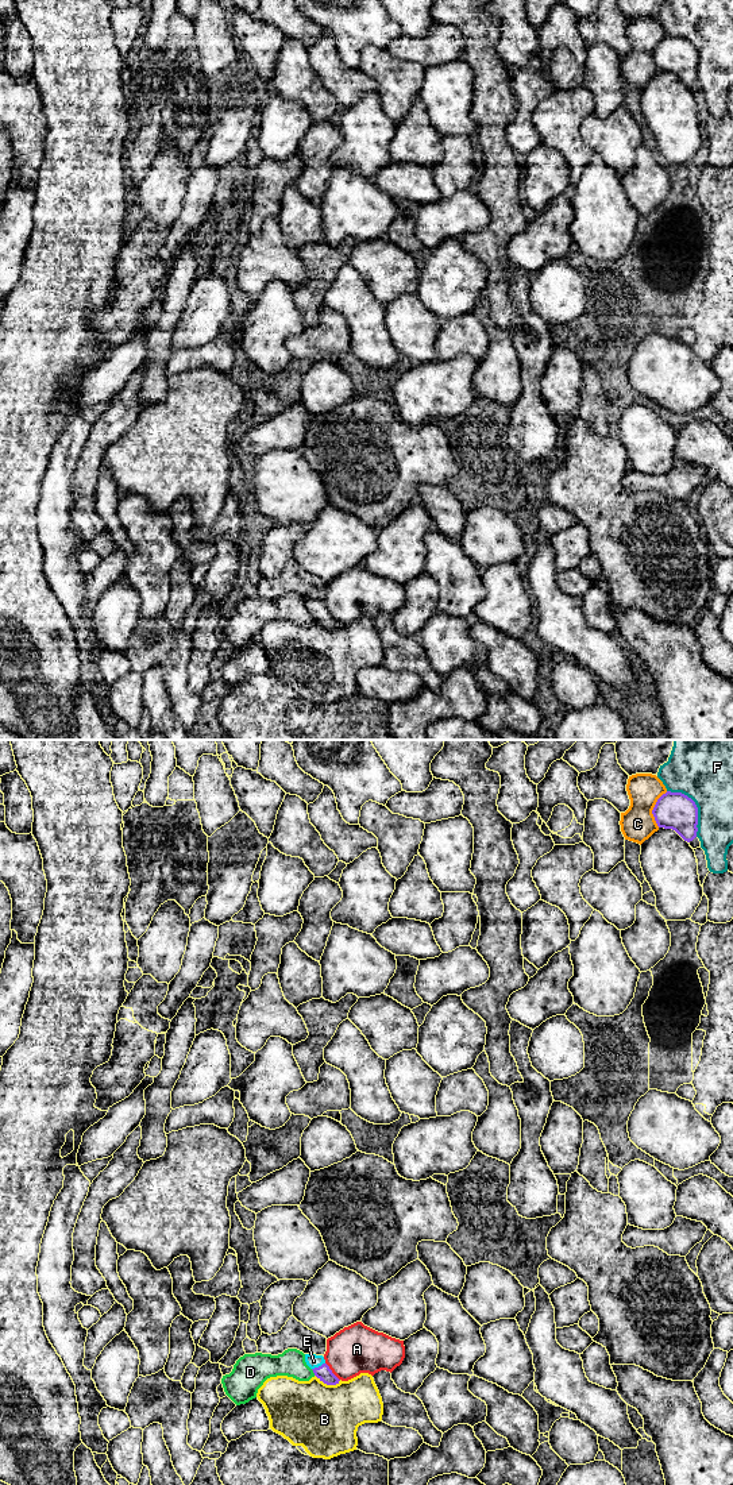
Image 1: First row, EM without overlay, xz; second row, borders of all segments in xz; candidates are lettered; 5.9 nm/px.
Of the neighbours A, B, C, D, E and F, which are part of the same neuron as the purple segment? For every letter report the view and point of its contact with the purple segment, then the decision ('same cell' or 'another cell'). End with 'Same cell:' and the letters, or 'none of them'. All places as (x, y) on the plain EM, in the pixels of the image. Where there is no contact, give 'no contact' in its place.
A: meets purple in xz at (331, 616); another cell
B: meets purple in xz at (328, 628); another cell
C: meets purple in xz at (654, 53); another cell
D: meets purple in xz at (313, 616); another cell
E: meets purple in xz at (319, 610); same cell
F: meets purple in xz at (695, 50); another cell
Same cell: E

